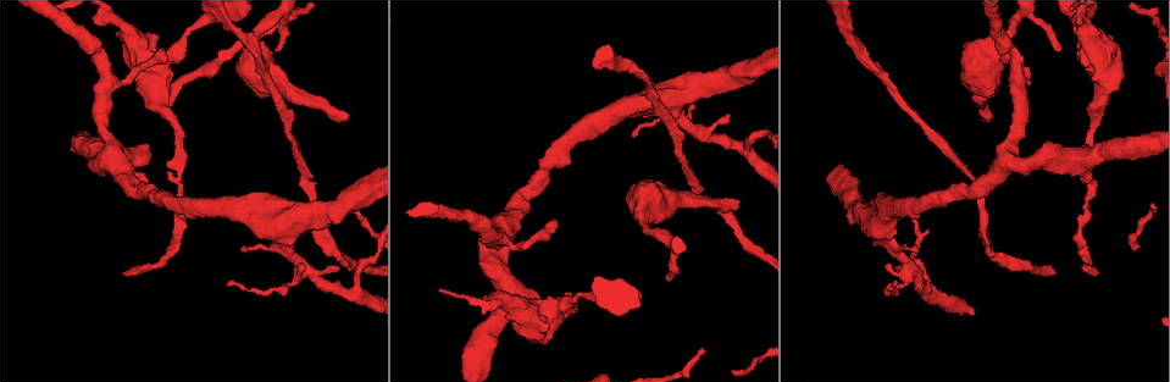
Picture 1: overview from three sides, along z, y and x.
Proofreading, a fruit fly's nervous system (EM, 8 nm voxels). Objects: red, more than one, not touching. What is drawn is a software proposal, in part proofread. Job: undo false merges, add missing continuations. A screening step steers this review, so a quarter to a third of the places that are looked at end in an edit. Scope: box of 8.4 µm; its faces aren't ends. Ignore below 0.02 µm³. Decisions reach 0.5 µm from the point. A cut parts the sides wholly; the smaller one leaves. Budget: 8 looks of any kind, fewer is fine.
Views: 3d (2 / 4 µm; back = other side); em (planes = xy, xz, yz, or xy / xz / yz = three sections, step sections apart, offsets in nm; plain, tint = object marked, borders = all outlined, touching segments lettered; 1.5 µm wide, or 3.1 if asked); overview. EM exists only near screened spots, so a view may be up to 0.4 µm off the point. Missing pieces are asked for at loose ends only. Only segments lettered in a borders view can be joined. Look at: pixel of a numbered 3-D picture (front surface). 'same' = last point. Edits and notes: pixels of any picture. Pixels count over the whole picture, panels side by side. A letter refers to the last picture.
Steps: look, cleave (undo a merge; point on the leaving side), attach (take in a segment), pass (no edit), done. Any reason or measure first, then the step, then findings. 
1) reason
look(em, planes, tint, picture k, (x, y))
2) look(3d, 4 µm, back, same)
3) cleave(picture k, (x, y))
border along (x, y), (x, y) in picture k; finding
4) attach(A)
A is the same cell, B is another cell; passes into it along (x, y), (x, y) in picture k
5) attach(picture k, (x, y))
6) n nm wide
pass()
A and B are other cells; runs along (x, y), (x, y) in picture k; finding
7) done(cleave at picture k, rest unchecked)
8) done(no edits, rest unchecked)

looks like a crossing
look(em, planes, borders, picture 1, (551, 311))

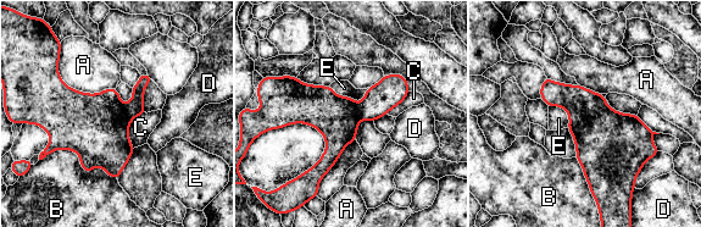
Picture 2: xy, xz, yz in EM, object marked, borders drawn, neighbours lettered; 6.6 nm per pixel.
cleave(picture 2, (379, 99))
A, B, C, D and E are other cells; border along (357, 105), (360, 118) in picture 2; two neurons meet here

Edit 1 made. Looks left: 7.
look(overview)

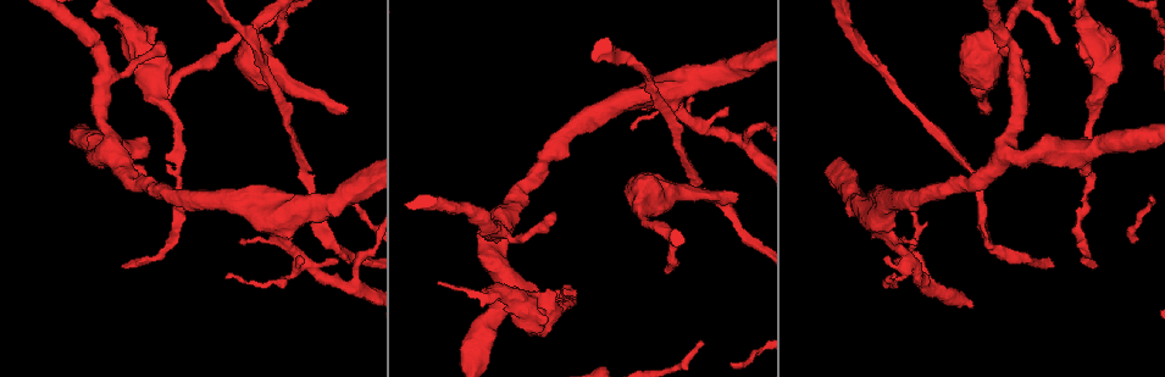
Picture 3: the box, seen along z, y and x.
long arm stops here
look(em, planes, borders, picture 3, (1057, 42))

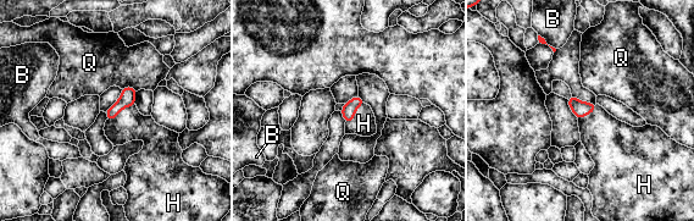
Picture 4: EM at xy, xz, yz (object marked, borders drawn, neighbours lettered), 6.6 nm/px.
90 nm wide
attach(H)
H is the same cell, B and Q are other cells; the neuron continues

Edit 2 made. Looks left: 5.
done(cleave at picture 2, attach at picture 4, rest unchecked)

